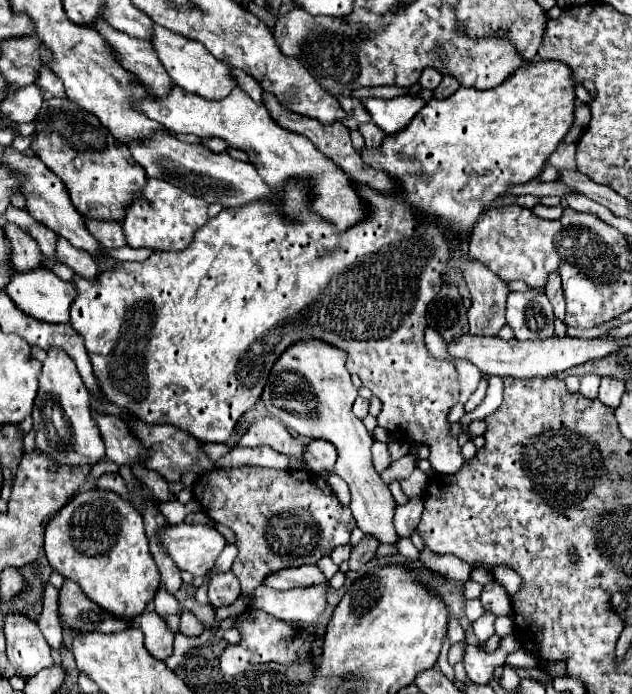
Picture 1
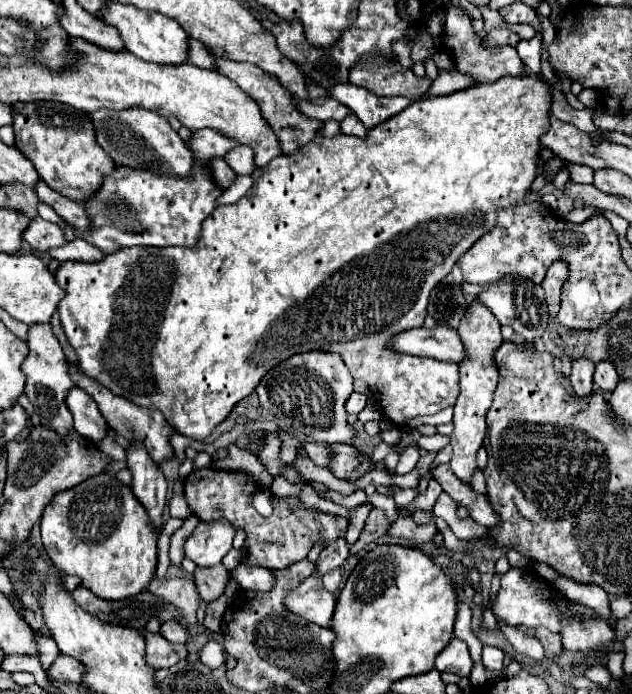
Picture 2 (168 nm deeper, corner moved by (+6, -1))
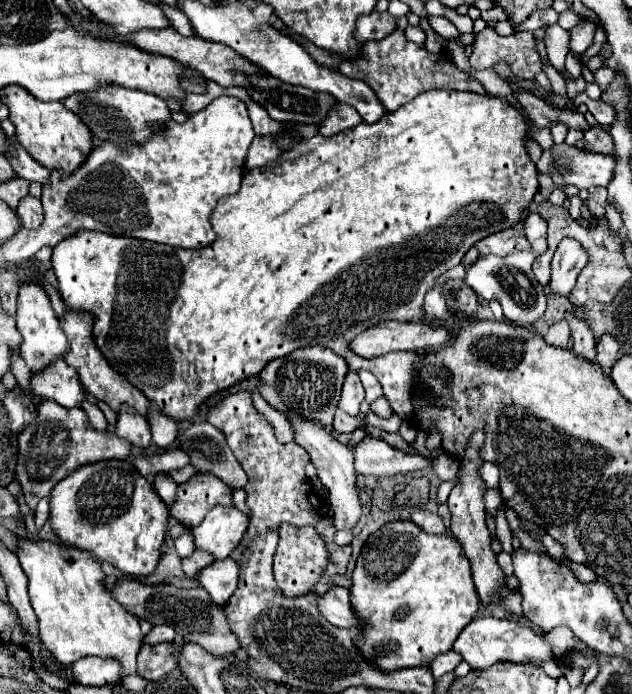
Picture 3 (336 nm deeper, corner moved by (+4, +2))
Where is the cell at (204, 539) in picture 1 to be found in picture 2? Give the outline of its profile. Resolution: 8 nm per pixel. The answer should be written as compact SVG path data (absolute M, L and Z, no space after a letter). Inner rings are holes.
M199 523L185 541L185 557L197 567L213 567L229 553L235 529L227 523Z

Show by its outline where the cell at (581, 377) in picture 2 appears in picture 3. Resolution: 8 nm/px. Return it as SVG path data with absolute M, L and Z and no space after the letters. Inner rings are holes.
M565 312L565 320L567 320L567 324L571 328L571 336L575 340L575 344L573 344L575 354L593 362L595 360L595 338L593 338L593 330L589 328L589 324L583 318L575 316L573 312Z

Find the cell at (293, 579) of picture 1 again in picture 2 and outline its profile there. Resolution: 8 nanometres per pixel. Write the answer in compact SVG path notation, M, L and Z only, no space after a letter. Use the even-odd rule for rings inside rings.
M239 563L231 575L237 579L237 583L243 587L243 589L249 589L249 591L271 591L275 587L275 573L271 569L265 569L265 567L247 567L243 563Z

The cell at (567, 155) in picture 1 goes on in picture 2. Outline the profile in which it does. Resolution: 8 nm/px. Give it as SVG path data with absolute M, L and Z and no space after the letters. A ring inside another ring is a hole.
M563 163L565 169L569 171L569 179L575 183L593 183L593 169L585 165L573 165L573 163Z

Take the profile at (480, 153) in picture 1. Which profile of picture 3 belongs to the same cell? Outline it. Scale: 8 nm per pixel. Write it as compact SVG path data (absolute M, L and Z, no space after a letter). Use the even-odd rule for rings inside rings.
M459 90L423 92L421 96L399 108L397 112L385 114L375 124L359 124L357 128L345 130L331 138L317 134L311 140L299 140L291 152L287 152L273 164L267 164L265 168L257 168L257 170L255 168L247 170L241 182L241 190L233 196L227 196L225 200L219 200L213 212L213 230L217 232L217 240L209 248L203 248L201 252L169 248L163 244L153 244L127 236L111 236L93 230L79 230L73 236L63 238L53 248L53 256L51 256L53 272L59 280L59 292L69 308L73 310L83 308L95 314L93 336L103 356L121 376L125 376L129 384L139 388L151 402L159 406L163 414L171 416L173 420L191 420L197 412L197 406L213 392L229 388L249 376L257 376L269 360L287 356L289 352L305 346L327 346L335 350L339 356L343 356L349 368L373 372L381 382L383 392L391 402L391 408L403 420L407 420L409 416L413 416L411 392L417 374L415 366L421 362L421 354L397 352L397 354L385 354L379 358L365 360L361 356L353 356L347 344L349 340L353 340L353 336L357 336L357 332L363 332L363 328L369 328L381 320L399 320L399 322L423 320L425 318L423 298L427 290L435 284L435 280L449 268L461 264L465 252L481 238L511 228L519 222L521 212L531 204L533 196L539 190L537 168L527 156L523 142L527 132L529 126L525 116L519 110L515 110L505 98L489 96L489 94L481 96Z

